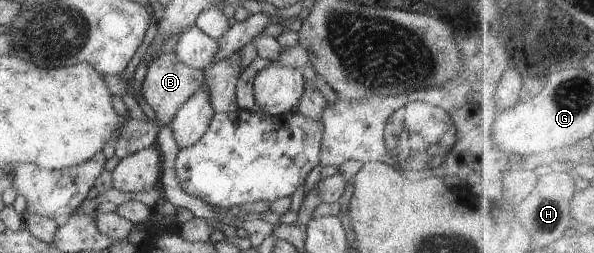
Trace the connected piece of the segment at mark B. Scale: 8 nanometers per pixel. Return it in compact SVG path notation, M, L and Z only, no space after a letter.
M174 52L160 55L156 61L147 65L146 77L142 81L142 95L156 114L156 121L169 125L190 95L205 83L205 71L184 65Z

